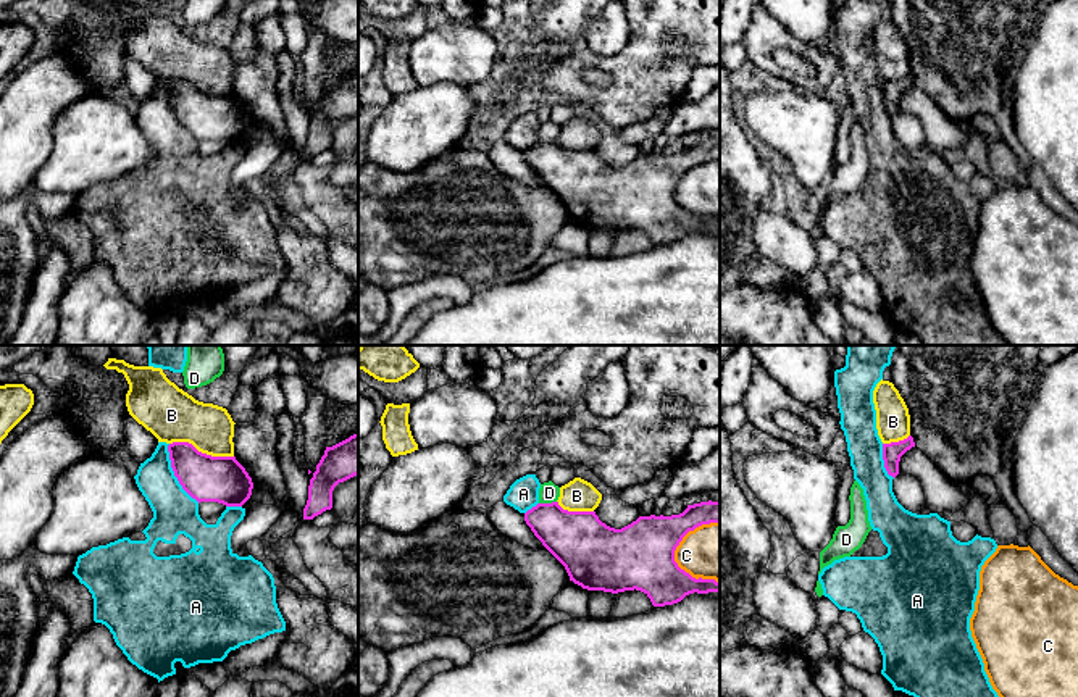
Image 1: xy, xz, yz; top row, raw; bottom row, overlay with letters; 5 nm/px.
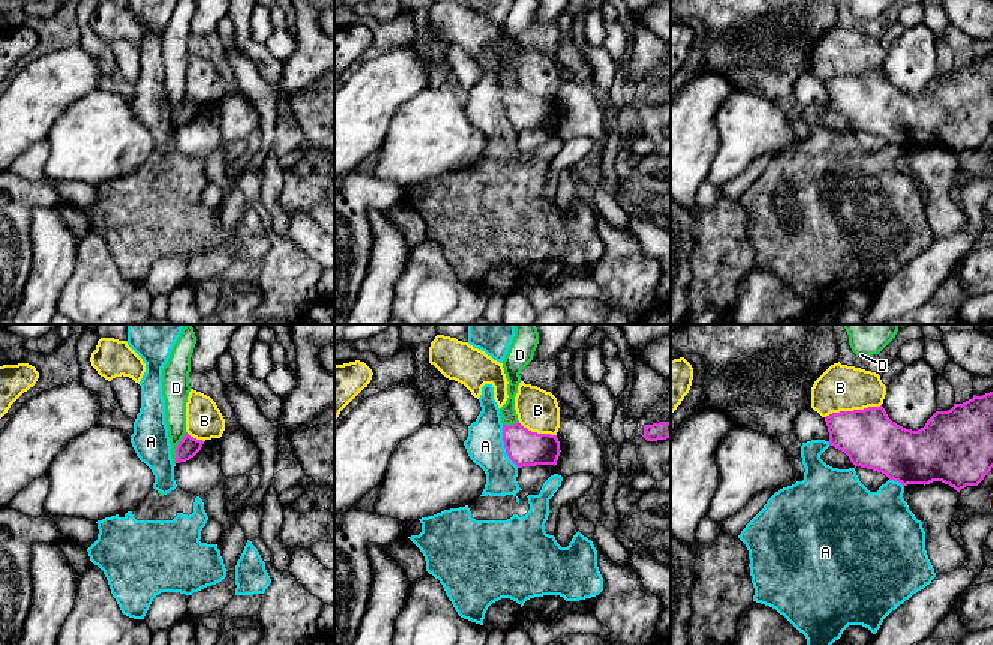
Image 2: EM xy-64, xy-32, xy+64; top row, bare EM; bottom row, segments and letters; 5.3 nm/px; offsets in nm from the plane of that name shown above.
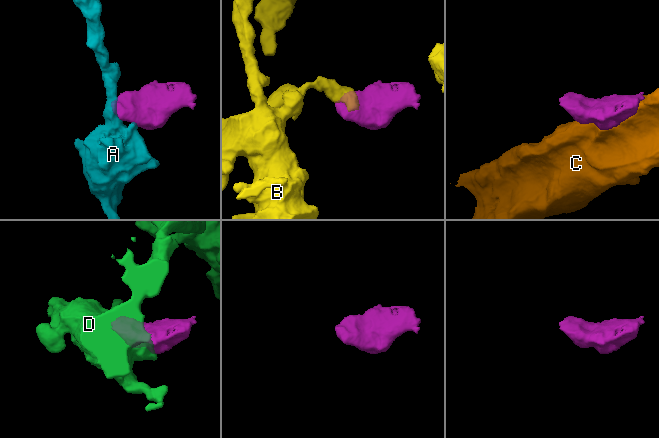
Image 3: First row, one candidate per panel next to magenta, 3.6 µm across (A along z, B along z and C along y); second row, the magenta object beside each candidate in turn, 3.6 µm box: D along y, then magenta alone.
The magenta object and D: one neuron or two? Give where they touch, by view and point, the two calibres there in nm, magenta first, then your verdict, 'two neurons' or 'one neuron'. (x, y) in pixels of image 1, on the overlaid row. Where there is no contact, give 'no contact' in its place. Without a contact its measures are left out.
contact xz (547, 504); calibres 300 and 100 nm; two neurons

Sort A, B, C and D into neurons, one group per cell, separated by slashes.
A / B / C / D

